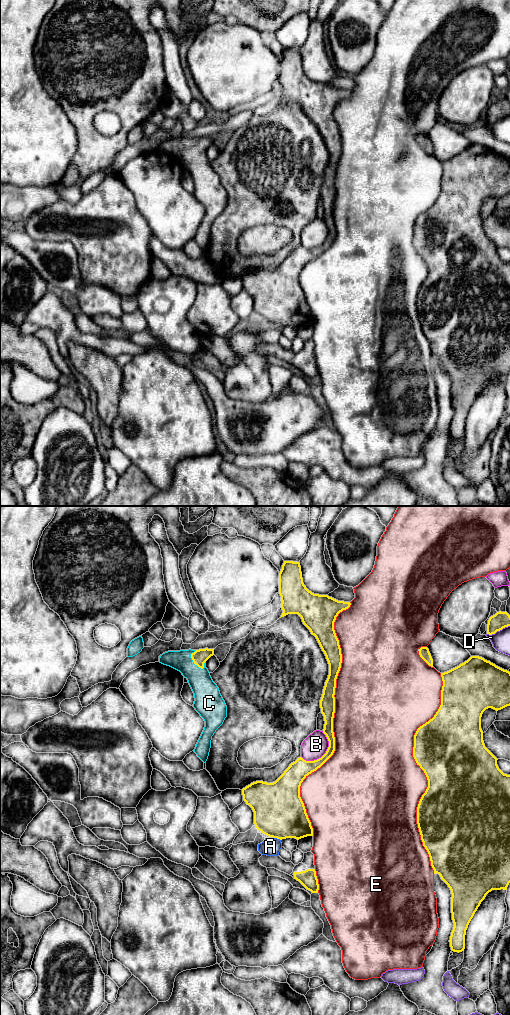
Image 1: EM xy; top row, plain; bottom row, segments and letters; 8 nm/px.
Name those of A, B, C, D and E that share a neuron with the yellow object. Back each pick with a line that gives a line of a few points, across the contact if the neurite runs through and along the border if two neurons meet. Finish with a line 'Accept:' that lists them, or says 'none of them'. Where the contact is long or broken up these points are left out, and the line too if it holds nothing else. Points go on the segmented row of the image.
C: Line: xy (199, 657), (193, 661), (193, 668), (204, 689)
Accept: C

